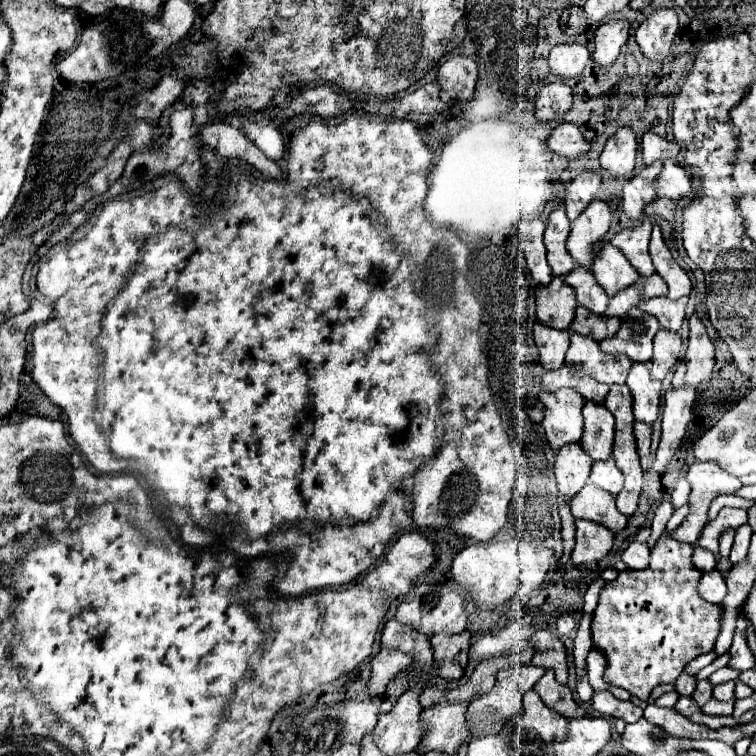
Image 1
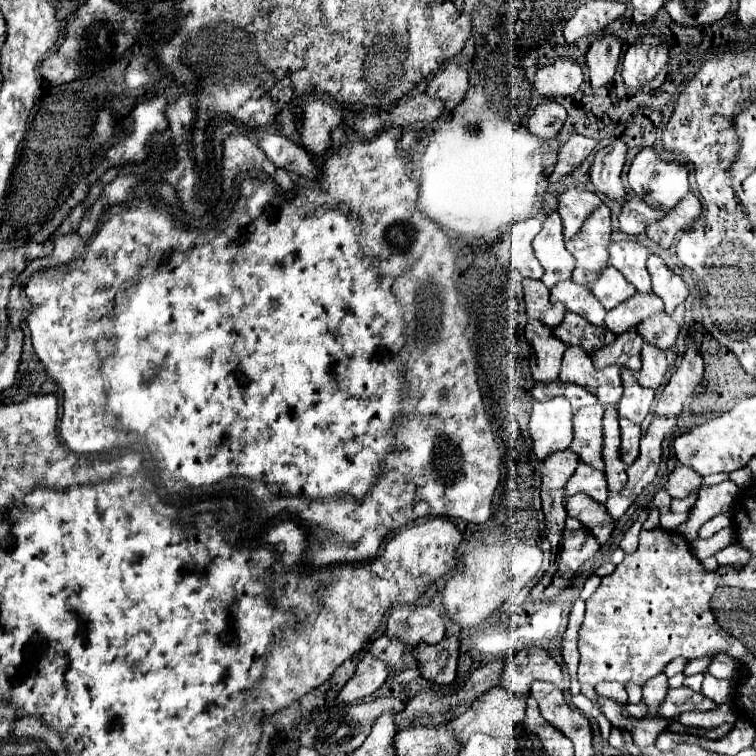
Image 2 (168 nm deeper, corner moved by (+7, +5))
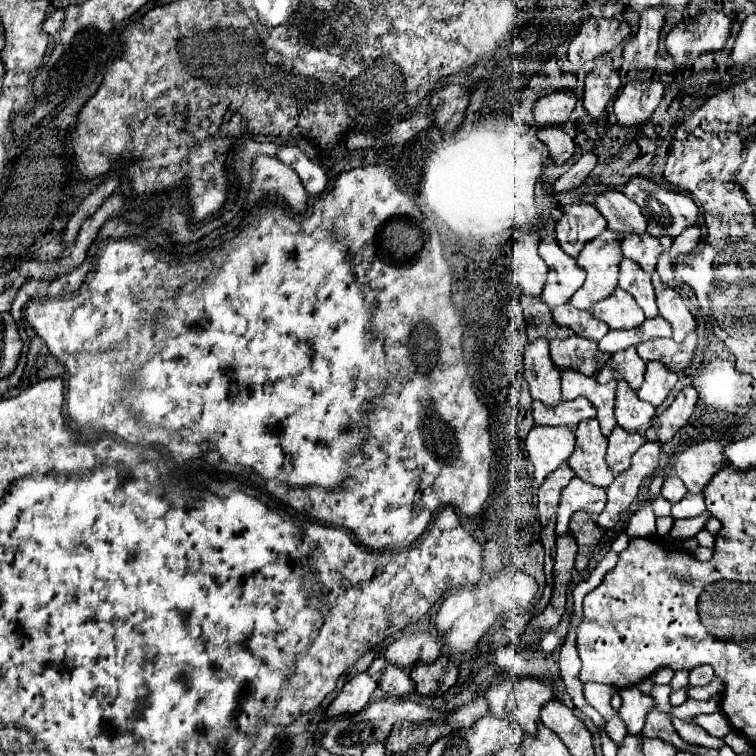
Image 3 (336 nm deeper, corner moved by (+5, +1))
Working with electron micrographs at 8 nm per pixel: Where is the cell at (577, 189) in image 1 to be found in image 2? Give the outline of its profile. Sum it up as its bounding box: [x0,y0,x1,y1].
[557,187,603,239]

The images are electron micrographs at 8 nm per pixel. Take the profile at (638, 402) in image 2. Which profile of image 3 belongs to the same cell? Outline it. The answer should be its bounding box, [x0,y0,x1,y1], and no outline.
[615,383,655,433]

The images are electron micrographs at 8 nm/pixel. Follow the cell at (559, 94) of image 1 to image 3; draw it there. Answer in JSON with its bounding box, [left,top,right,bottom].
[537,127,575,163]

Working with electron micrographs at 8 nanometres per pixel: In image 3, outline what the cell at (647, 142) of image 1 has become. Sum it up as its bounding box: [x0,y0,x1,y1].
[621,175,699,237]

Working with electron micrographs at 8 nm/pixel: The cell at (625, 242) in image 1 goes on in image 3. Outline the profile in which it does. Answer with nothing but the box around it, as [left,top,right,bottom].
[619,259,657,317]

